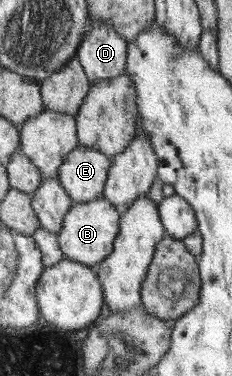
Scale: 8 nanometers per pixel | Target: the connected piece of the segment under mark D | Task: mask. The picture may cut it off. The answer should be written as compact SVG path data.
M92 21L75 58L81 61L91 83L126 72L128 40L107 21Z

